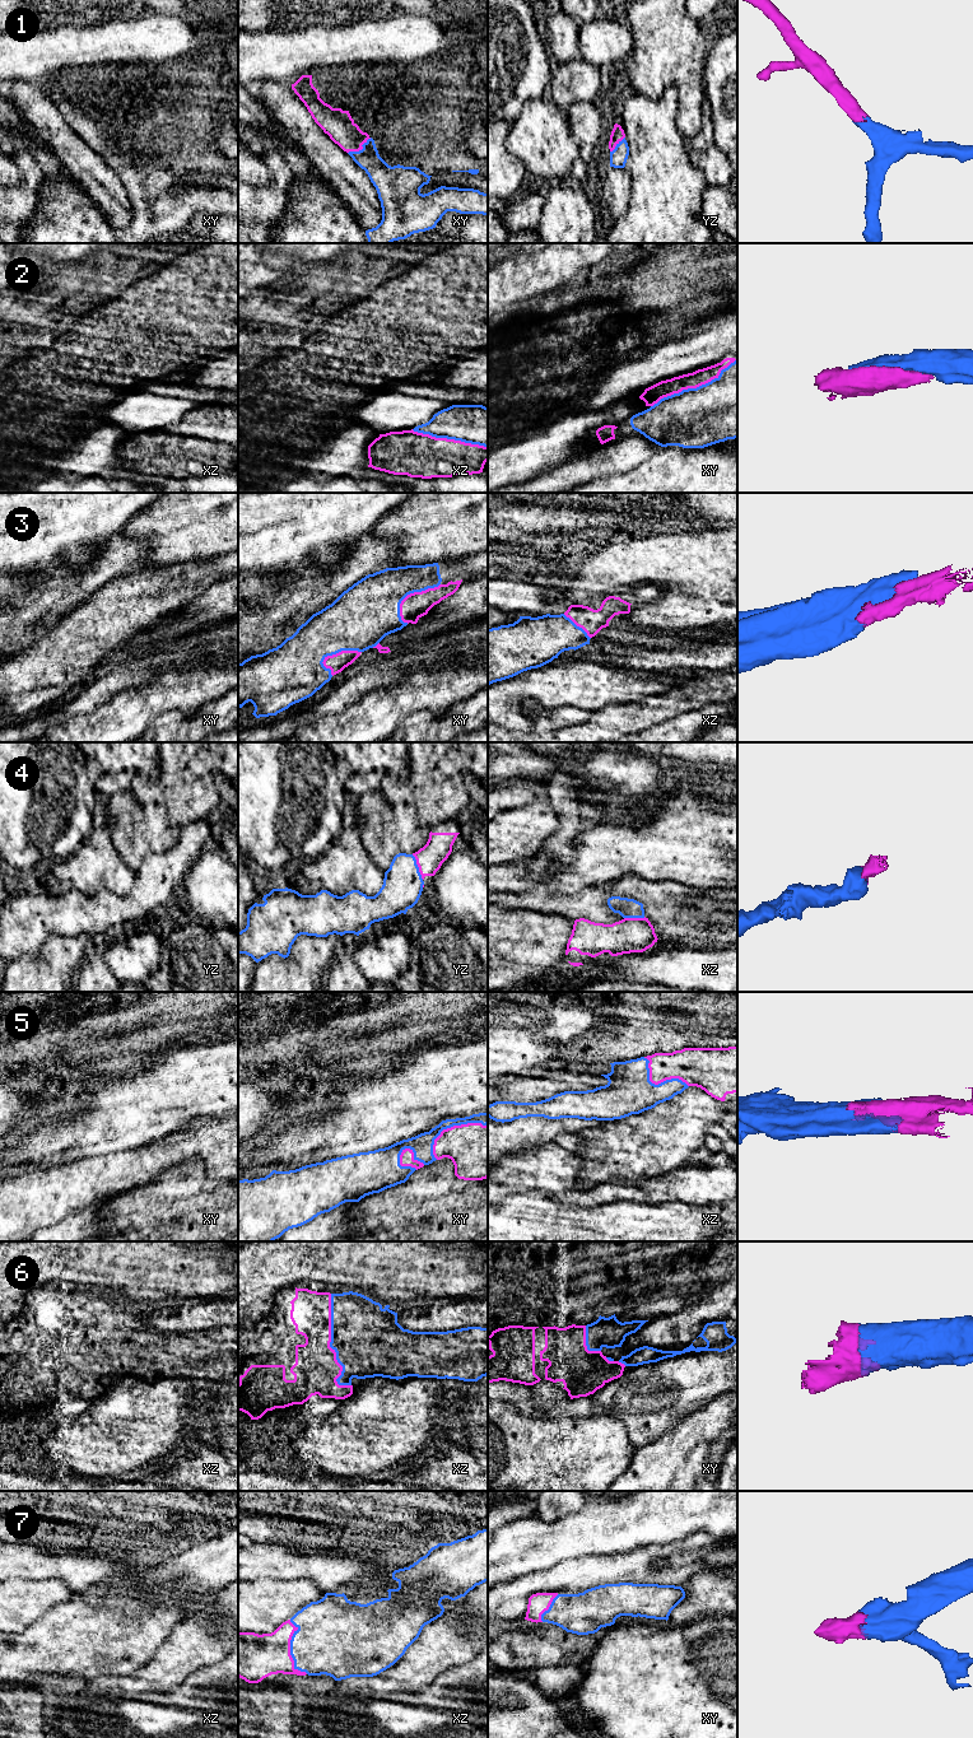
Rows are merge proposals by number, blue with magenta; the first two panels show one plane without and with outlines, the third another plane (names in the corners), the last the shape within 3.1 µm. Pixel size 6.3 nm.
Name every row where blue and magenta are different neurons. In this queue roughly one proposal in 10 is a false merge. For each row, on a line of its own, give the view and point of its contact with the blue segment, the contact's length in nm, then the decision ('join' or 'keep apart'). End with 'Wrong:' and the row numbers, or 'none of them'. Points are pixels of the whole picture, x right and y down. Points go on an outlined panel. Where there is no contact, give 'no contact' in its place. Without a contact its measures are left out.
1: xy (362, 149) | 180 nm | join
2: xy (694, 388) | 600 nm | join
3: xy (411, 592) | 340 nm | join
4: yz (418, 867) | 180 nm | join
5: xy (451, 1126) | 400 nm | join
6: xz (330, 1345) | 600 nm | join
7: xz (291, 1650) | 360 nm | join
Wrong: none of them

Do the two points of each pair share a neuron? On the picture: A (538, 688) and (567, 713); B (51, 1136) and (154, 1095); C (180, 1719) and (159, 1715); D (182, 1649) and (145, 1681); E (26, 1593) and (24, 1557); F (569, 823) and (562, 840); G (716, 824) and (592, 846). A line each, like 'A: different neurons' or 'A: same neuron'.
A: different neurons
B: same neuron
C: same neuron
D: same neuron
E: different neurons
F: same neuron
G: same neuron

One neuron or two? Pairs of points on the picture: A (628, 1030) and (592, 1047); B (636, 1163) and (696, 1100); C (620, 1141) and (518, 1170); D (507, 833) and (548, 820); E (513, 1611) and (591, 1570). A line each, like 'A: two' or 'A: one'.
A: one
B: one
C: two
D: one
E: one

